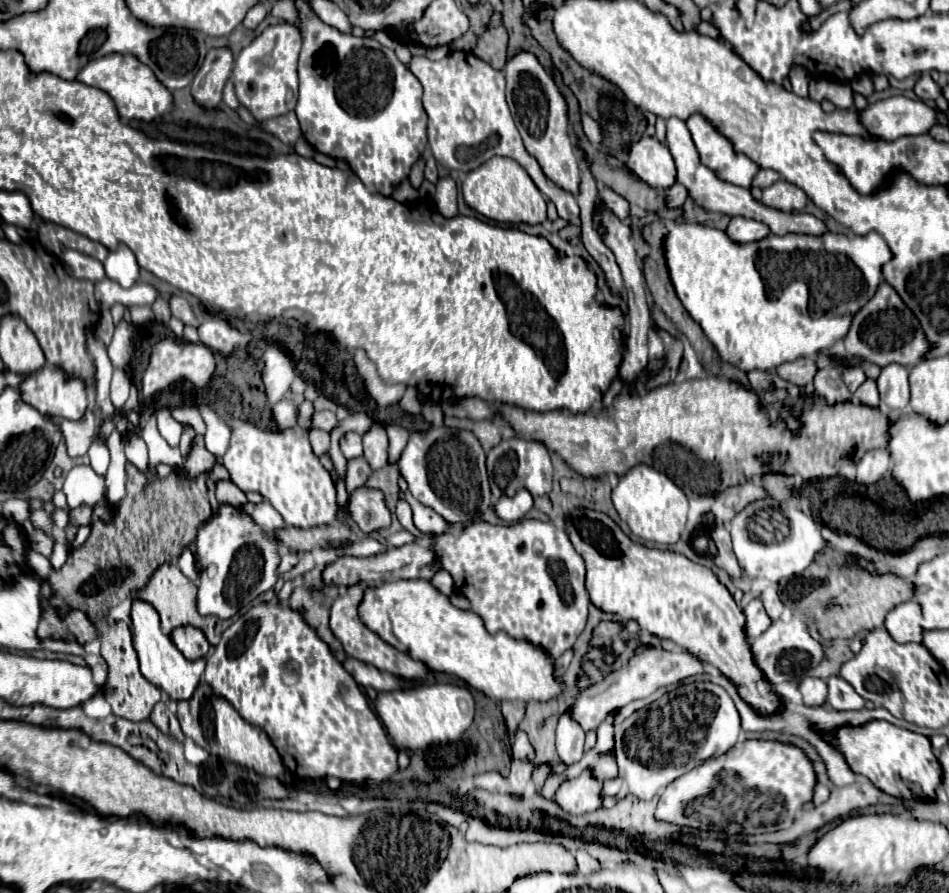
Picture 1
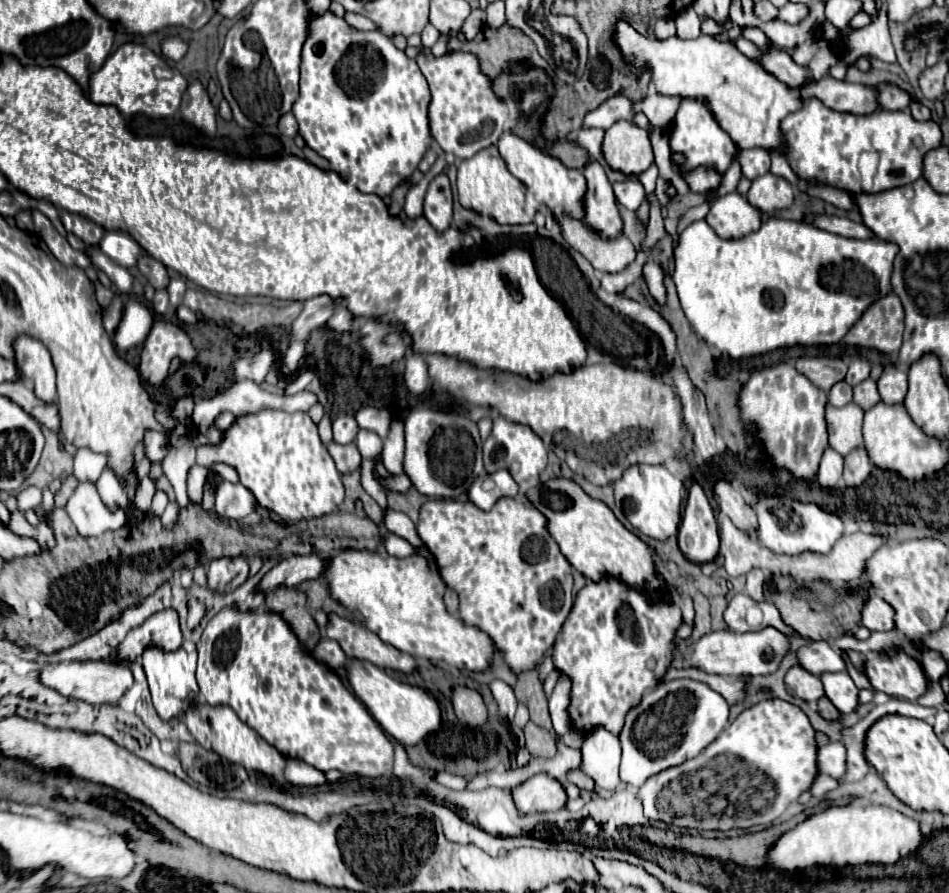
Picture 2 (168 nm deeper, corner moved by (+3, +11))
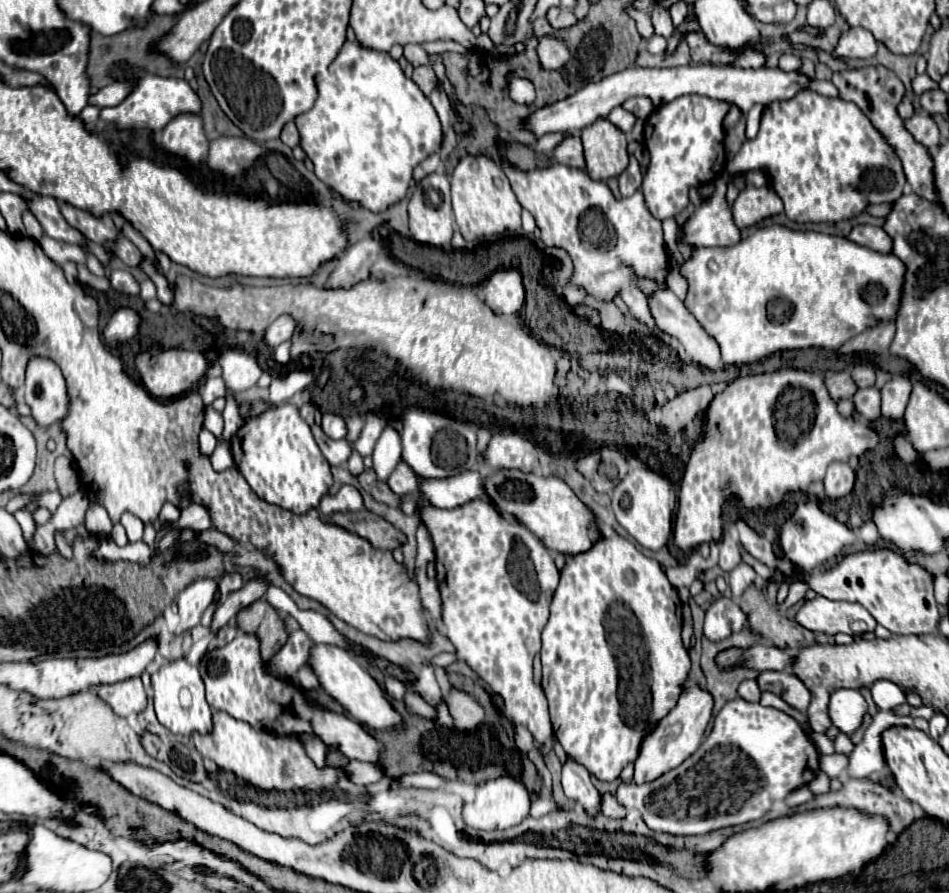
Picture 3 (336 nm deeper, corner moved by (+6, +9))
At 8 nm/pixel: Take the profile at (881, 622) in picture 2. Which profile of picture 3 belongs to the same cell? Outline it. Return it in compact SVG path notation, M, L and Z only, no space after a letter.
M822 595L802 603L802 607L794 617L794 621L804 629L824 635L836 635L836 633L852 635L848 625L854 619L864 621L868 625L868 633L872 633L876 627L874 617L870 617L870 613L862 609L862 605L854 605L848 601L830 601Z

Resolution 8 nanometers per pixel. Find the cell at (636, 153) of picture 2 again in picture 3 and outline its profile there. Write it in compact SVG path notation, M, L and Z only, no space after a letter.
M598 119L582 129L586 173L594 181L618 177L628 165L626 135L608 119Z

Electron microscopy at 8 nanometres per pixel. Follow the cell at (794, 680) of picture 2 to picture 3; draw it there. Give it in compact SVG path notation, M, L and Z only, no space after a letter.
M784 669L784 671L760 671L756 681L758 681L760 691L776 693L790 707L794 707L794 709L798 709L802 713L808 709L810 693L802 685L802 681L798 681L798 677L794 677L794 673L790 669Z

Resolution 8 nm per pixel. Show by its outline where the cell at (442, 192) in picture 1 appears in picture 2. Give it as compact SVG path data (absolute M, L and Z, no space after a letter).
M439 173L427 189L425 195L425 209L423 215L437 227L437 231L445 231L453 221L453 197L451 197L451 185L449 177L445 173Z

